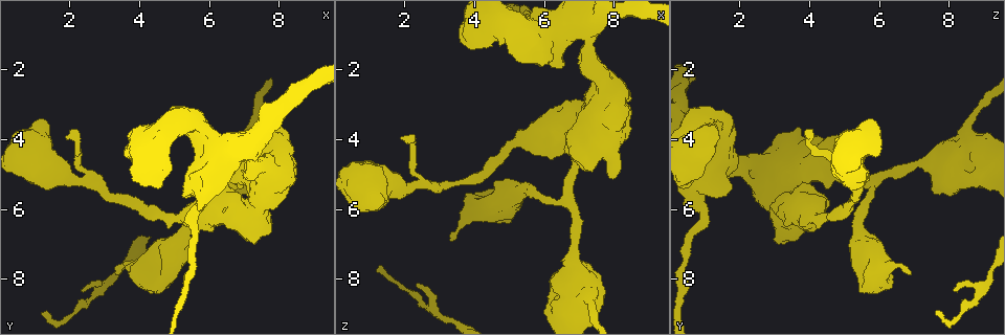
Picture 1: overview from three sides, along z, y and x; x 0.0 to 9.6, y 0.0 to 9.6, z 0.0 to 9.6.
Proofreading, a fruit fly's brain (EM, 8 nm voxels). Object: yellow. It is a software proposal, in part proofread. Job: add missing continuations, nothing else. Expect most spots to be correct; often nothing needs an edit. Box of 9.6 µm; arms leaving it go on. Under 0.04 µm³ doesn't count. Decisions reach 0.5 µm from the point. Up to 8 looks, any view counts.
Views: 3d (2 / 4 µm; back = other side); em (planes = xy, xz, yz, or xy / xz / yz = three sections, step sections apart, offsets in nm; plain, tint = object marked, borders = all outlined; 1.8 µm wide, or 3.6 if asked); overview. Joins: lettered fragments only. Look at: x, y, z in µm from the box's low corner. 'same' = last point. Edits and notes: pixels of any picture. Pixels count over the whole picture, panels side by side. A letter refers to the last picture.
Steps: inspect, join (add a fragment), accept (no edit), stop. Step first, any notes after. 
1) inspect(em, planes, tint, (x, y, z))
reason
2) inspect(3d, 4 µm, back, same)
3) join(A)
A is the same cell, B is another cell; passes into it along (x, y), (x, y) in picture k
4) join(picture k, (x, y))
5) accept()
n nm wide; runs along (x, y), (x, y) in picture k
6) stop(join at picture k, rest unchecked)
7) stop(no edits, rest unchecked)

inspect(3d, 4 µm, (0.70, 4.70, 5.10))
calibre changes

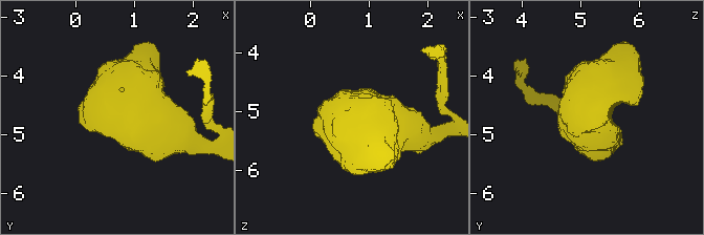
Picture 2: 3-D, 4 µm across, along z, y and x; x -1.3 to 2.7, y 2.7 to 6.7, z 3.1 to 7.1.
inspect(em, 3.6 µm, xz, step 16, borders, (0.70, 4.65, 5.10))

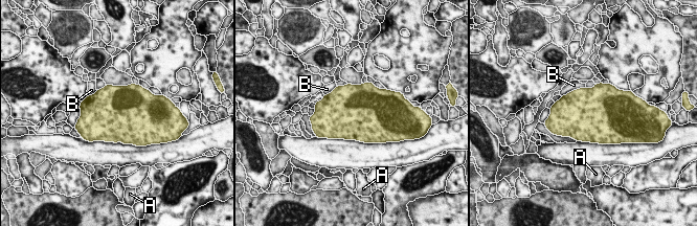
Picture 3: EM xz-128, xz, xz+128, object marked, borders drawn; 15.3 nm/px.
inspect(em, 3.6 µm, planes, borders, same)
another direction

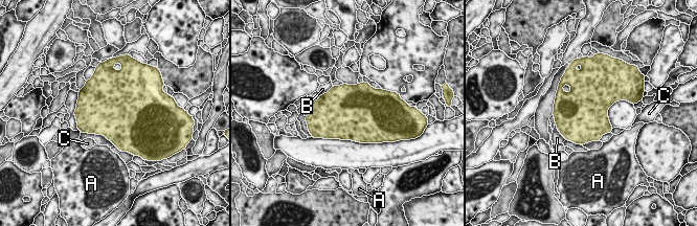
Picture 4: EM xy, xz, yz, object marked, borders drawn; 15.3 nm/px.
accept()
B touches over 320 nm; A, B and C are other cells; none of them fits

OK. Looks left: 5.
inspect(em, planes, borders, (5.00, 3.60, 1.45))
free end

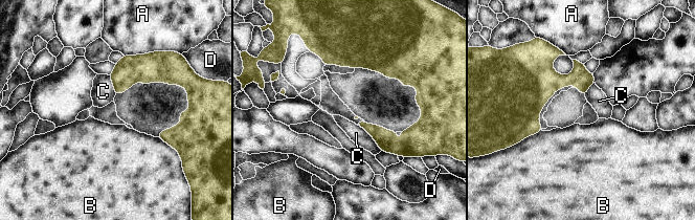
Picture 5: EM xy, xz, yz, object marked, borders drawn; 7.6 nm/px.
accept()
A touches over 260 nm; A, B, C and D are other cells; border along (359, 126), (381, 150) in picture 5; no lettered fragment goes on from it

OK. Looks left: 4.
inspect(em, planes, borders, (2.40, 8.40, 8.25))
thin end

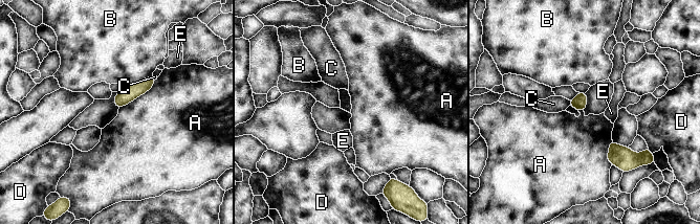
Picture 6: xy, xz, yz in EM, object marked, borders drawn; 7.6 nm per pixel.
accept()
A, B, C, D and E are other cells; runs along (152, 80), (130, 92), (117, 103) in picture 6; no lettered fragment goes on from it

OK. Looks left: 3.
inspect(em, xz, step 8, tint, (3.35, 7.90, 6.90))
free end

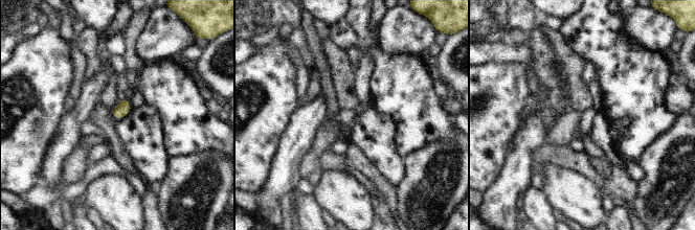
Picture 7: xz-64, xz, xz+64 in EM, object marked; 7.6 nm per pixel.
inspect(em, planes, tint, same)

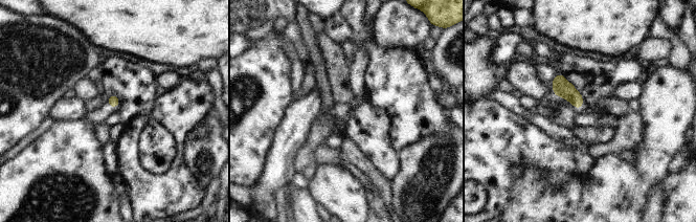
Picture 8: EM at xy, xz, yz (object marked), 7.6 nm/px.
inspect(em, planes, borders, same)

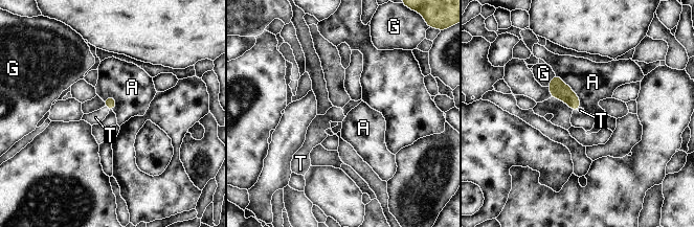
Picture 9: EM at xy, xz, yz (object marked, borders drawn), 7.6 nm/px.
join(T)
T is the same cell, A and G are other cells; passes into it along (110, 103), (107, 107), (95, 117) in picture 9; the neuron continues

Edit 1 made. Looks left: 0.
stop(join at picture 9, rest unchecked)

